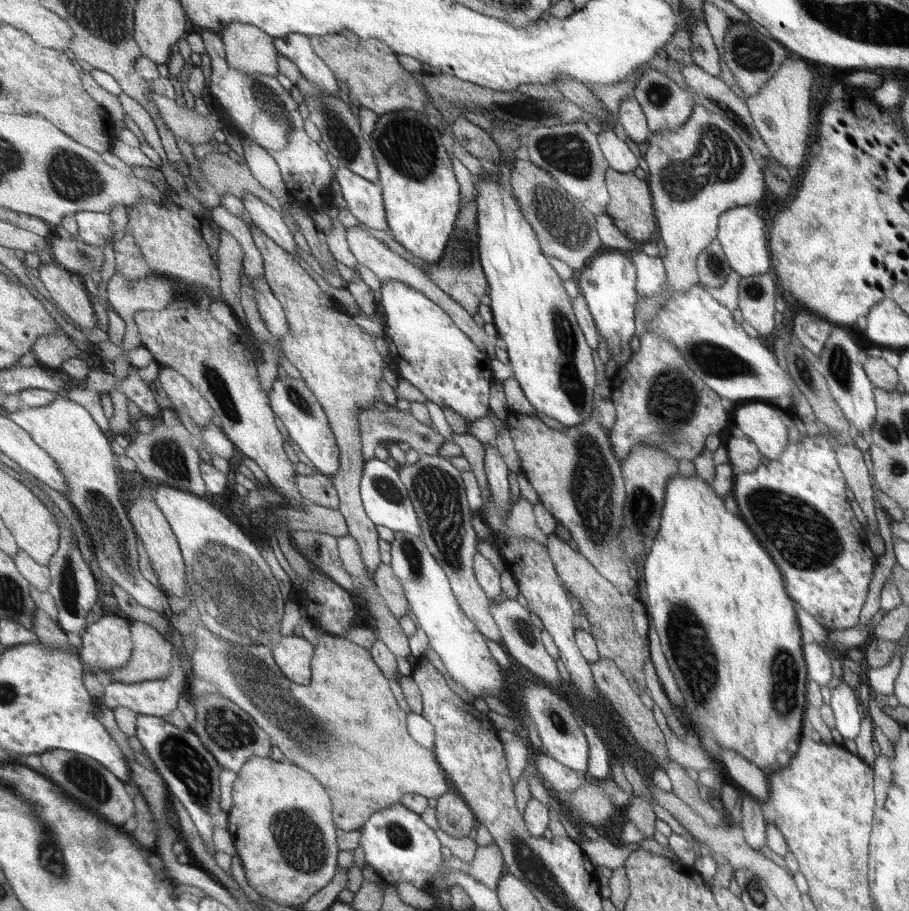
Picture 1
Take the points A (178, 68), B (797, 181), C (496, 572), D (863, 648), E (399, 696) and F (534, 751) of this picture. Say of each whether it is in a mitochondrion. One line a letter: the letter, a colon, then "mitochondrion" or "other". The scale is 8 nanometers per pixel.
A: other
B: other
C: other
D: other
E: other
F: other

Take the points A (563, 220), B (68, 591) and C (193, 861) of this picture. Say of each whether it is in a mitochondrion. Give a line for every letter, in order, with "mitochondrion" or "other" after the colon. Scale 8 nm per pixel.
A: mitochondrion
B: mitochondrion
C: other

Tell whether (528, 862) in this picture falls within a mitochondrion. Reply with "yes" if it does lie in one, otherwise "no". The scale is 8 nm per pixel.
yes

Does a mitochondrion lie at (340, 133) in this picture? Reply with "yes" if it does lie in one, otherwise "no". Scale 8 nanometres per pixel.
yes

